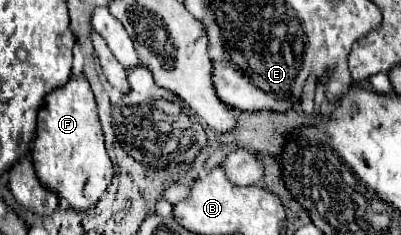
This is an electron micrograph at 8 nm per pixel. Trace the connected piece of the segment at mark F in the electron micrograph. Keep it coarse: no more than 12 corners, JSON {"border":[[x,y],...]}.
{"border":[[84,74],[44,98],[40,182],[92,208],[114,172]]}

